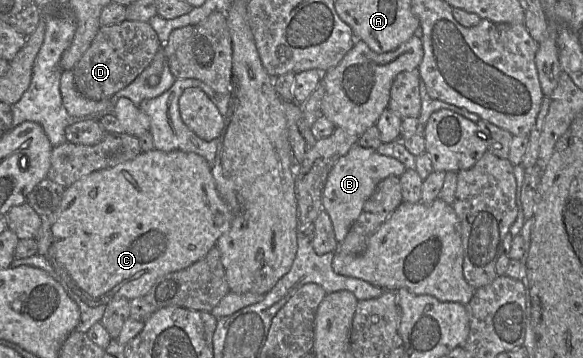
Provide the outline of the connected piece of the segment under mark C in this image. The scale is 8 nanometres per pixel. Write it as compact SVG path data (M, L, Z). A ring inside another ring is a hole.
M152 149L141 152L136 157L110 168L94 171L65 188L57 209L47 217L42 217L41 226L35 237L38 245L37 254L43 256L61 277L64 290L78 295L88 306L106 306L113 298L132 300L146 295L156 280L166 274L187 268L202 259L216 245L218 238L227 232L232 223L232 213L216 188L211 165L207 160L193 152Z

